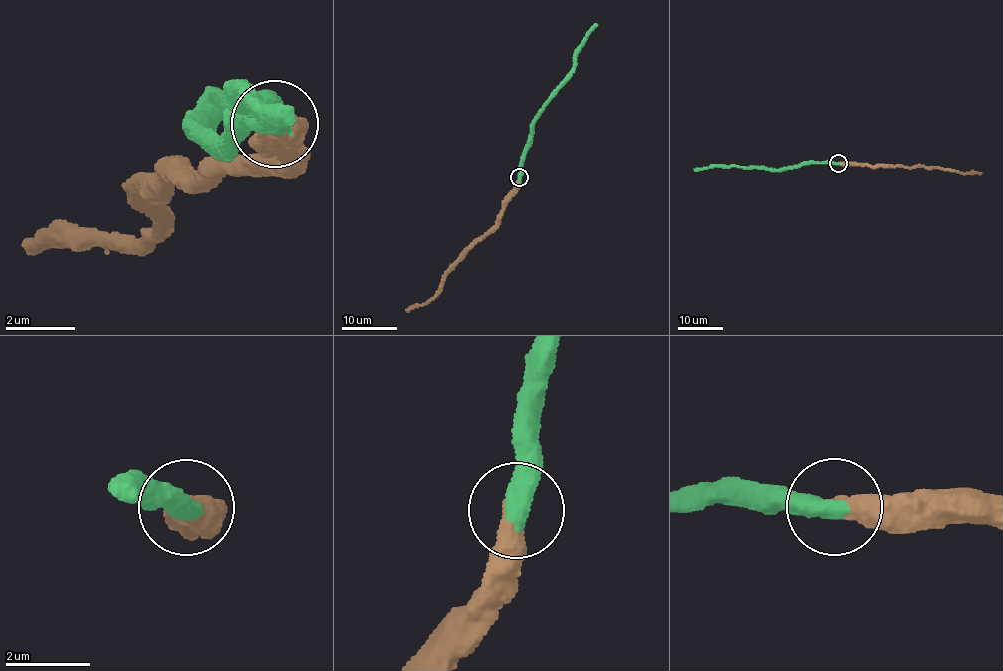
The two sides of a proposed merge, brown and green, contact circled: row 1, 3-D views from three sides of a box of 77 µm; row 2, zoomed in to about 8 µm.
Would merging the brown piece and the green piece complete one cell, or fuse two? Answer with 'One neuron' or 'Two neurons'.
Two neurons

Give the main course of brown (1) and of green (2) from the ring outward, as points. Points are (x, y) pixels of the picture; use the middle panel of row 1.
1: (520, 178), (518, 189), (502, 215), (447, 274), (442, 289), (428, 301), (406, 311)
2: (520, 178), (521, 156), (532, 123), (571, 71), (574, 53), (597, 24)

